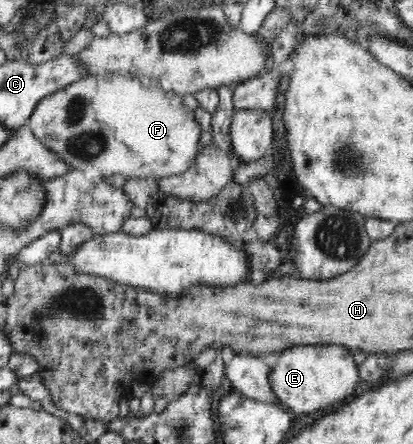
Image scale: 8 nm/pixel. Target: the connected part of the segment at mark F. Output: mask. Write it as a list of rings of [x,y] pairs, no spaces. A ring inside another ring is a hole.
[[[106,73],[99,77],[85,76],[44,96],[32,110],[28,125],[42,144],[68,161],[73,169],[104,178],[114,174],[122,174],[128,179],[181,174],[189,170],[202,148],[202,127],[198,126],[195,113],[186,106],[185,98],[165,91],[161,86],[150,86],[138,75]]]

